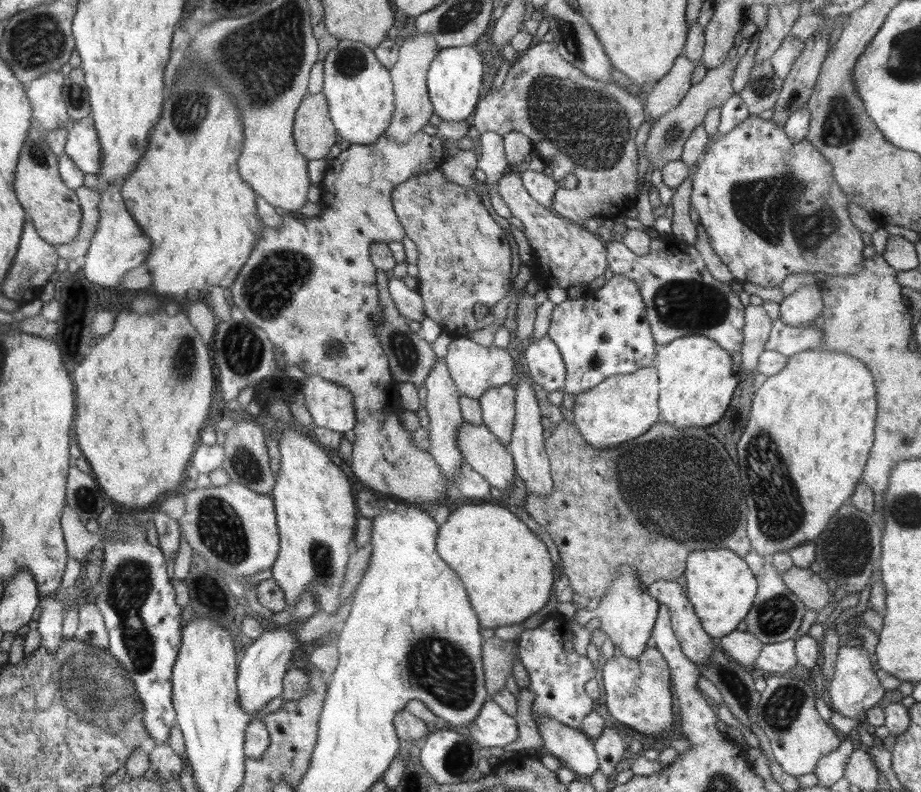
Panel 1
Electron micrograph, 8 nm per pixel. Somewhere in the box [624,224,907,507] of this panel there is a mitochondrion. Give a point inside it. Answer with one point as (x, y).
(686, 304)

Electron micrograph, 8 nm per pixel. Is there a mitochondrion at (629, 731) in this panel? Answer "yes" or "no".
no

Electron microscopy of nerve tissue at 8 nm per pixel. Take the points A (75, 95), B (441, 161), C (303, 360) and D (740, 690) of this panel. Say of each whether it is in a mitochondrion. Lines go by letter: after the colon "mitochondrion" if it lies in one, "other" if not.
A: mitochondrion
B: other
C: other
D: mitochondrion

